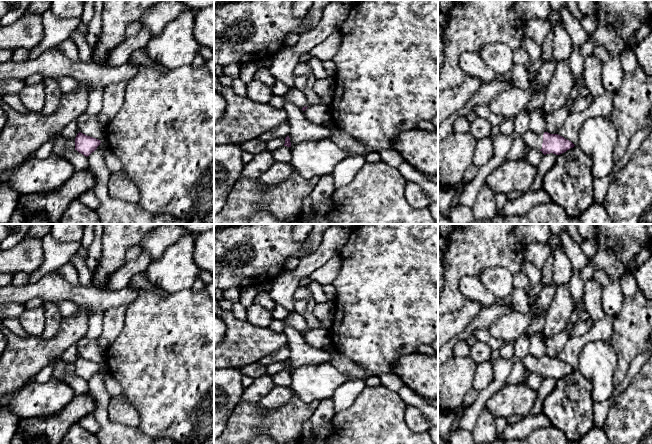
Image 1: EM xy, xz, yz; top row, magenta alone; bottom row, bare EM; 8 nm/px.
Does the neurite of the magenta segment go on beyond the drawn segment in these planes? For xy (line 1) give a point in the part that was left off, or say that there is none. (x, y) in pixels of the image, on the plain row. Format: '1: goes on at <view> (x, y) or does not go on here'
1: does not go on here

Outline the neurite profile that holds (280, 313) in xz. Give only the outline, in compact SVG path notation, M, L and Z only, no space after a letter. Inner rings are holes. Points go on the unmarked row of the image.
M276 305L274 310L272 311L273 319L281 321L284 321L285 318L289 315L289 313L290 312L281 305Z

